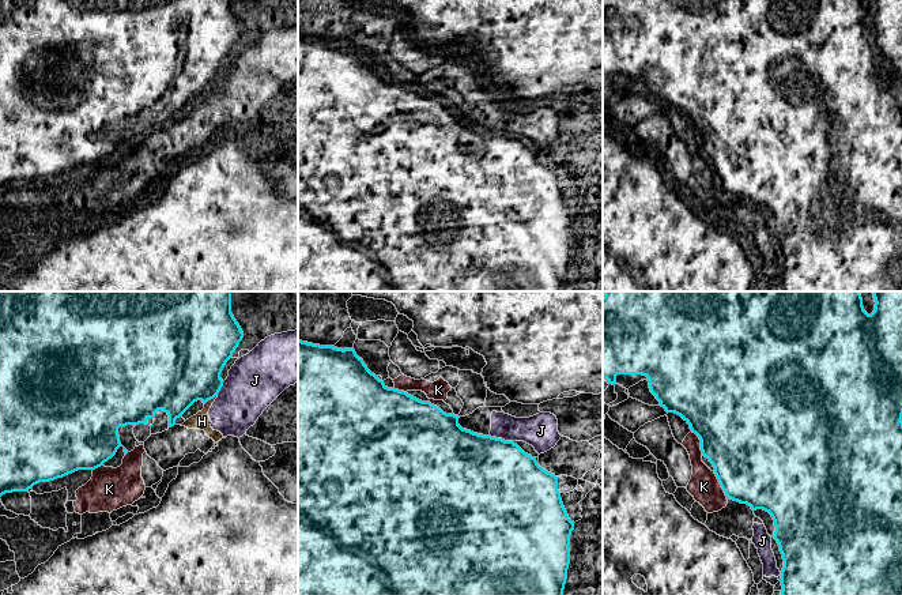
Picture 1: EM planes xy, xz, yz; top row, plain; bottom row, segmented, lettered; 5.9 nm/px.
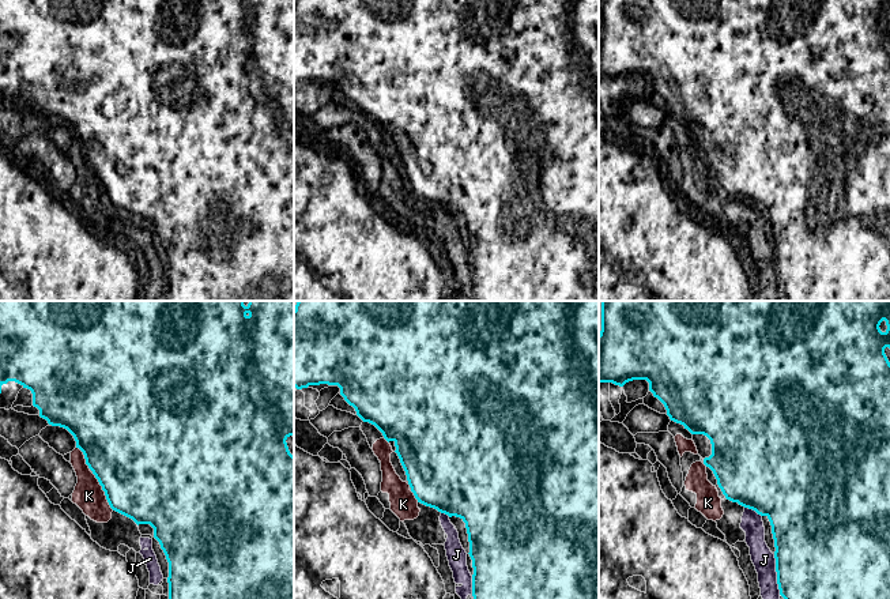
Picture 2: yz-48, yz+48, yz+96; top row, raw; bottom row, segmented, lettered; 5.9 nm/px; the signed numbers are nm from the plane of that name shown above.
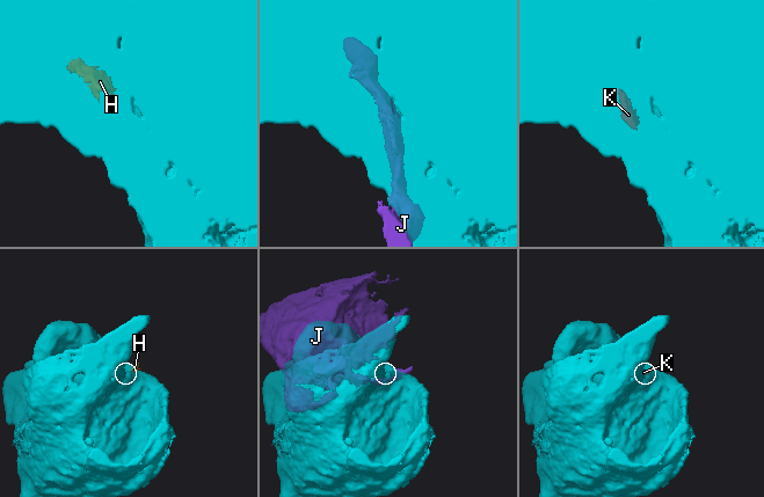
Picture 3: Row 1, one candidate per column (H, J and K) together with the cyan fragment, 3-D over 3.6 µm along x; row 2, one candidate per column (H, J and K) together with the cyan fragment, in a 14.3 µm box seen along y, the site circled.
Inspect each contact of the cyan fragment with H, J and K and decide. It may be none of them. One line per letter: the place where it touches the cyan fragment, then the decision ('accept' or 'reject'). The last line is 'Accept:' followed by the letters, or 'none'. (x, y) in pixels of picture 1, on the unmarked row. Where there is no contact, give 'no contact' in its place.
H: xy (210, 94) | reject
J: xz (501, 134) | reject
K: yz (701, 138) | reject
Accept: none

